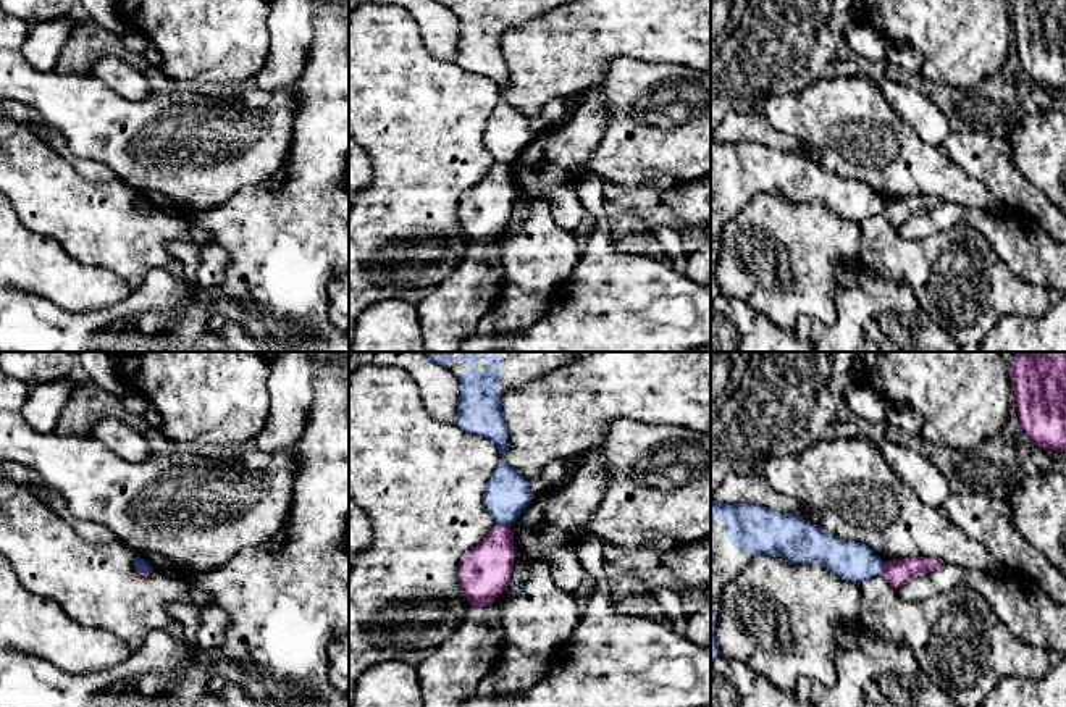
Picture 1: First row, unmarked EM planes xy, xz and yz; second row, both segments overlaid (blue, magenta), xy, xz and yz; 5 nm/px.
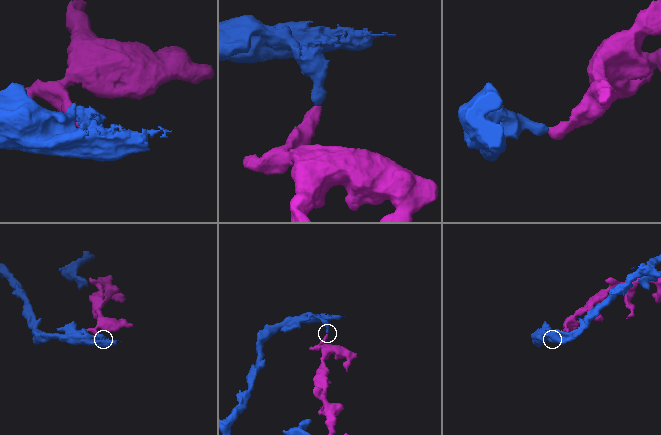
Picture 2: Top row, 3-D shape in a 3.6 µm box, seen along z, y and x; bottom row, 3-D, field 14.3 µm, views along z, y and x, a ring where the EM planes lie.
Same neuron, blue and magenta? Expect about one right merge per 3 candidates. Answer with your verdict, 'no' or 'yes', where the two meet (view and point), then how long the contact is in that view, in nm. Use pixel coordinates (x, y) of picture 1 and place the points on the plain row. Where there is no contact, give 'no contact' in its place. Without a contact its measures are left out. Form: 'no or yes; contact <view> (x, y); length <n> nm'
no; contact xz (503, 163); length 70 nm

